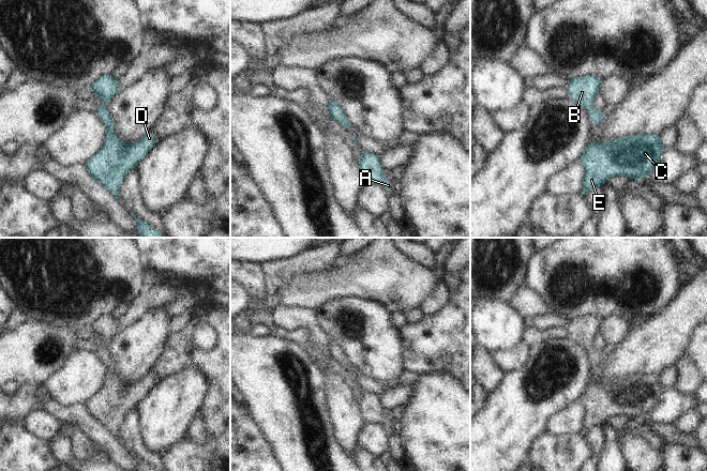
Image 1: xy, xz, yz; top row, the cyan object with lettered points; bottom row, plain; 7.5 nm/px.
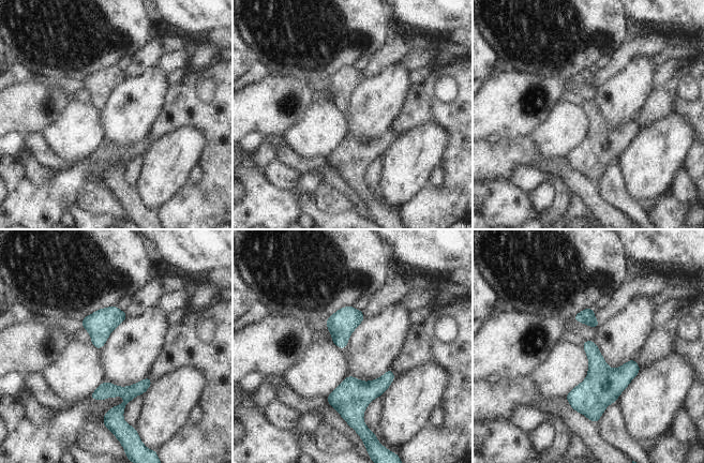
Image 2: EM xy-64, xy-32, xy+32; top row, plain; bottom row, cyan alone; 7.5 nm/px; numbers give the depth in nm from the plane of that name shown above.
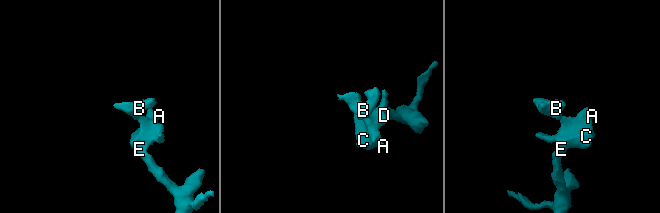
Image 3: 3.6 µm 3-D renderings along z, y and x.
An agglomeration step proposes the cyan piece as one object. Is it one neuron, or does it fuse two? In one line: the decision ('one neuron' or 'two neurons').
one neuron

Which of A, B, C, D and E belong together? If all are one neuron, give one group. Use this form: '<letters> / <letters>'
A B C D E

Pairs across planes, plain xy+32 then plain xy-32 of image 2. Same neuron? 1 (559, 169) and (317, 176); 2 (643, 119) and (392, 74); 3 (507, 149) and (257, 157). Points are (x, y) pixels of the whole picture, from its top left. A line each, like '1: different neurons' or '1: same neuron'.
1: different neurons
2: different neurons
3: same neuron

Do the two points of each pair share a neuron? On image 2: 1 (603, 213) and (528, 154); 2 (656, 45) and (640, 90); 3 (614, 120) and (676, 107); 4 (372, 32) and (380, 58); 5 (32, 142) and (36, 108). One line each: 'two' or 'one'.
1: two
2: two
3: two
4: two
5: two

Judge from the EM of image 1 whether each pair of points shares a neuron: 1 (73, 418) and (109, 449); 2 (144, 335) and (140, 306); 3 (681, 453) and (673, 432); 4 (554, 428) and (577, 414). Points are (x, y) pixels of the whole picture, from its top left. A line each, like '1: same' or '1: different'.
1: same
2: different
3: different
4: same

